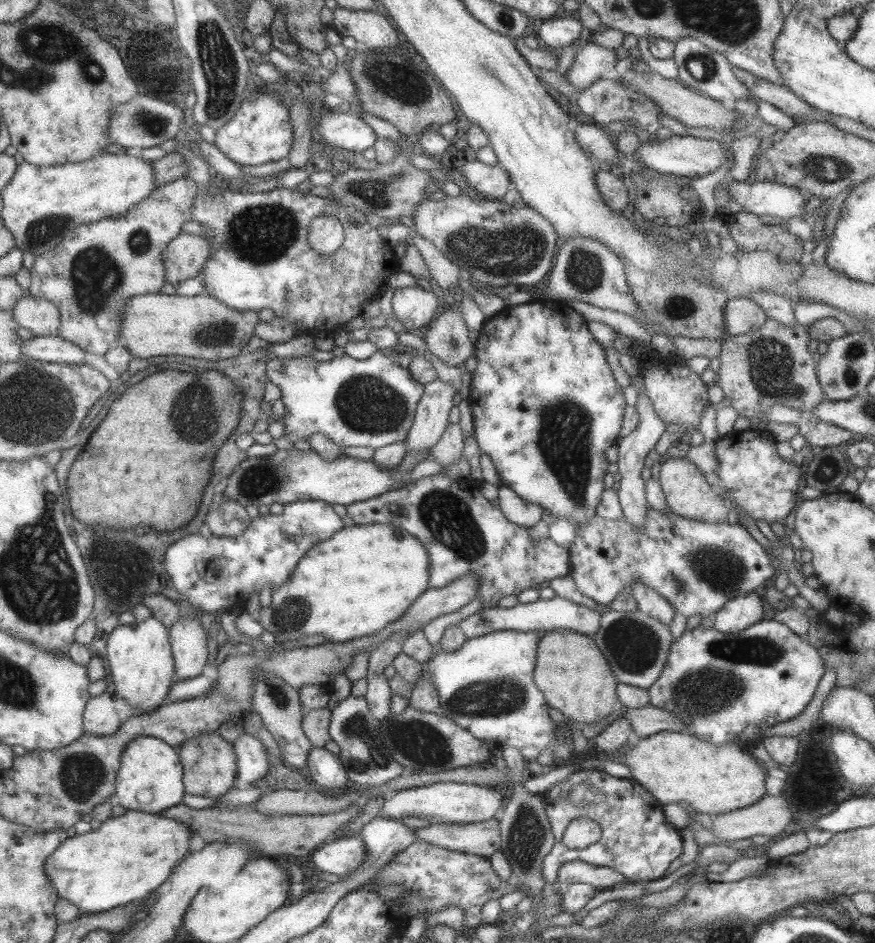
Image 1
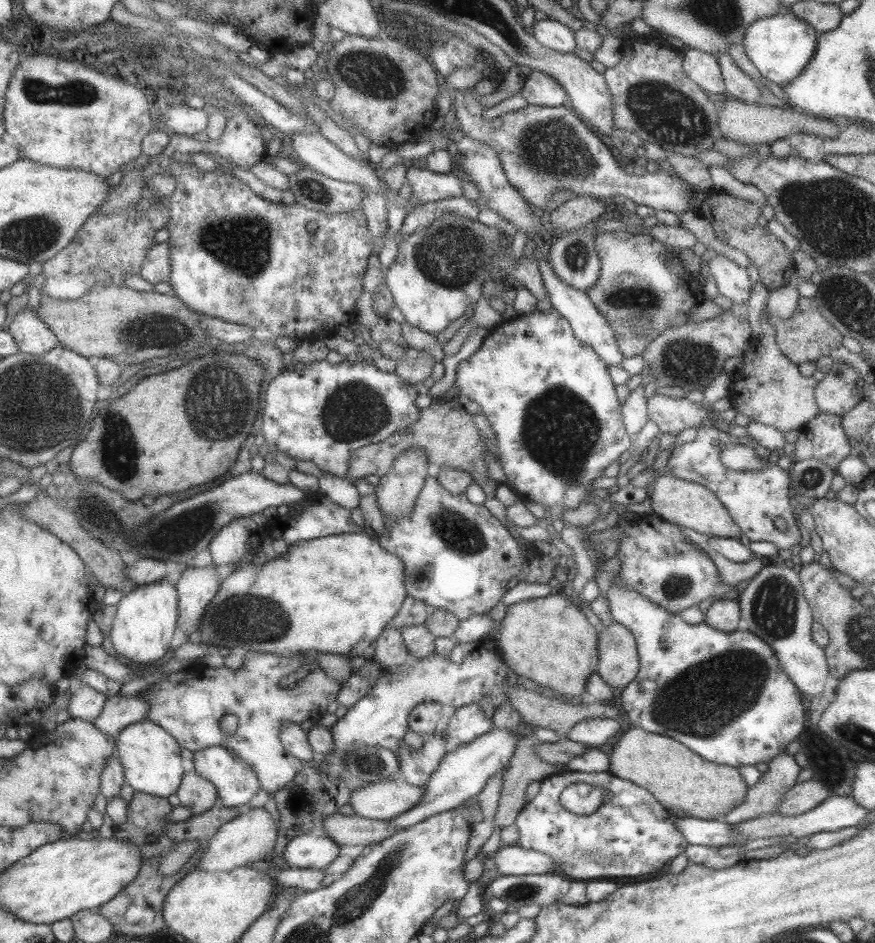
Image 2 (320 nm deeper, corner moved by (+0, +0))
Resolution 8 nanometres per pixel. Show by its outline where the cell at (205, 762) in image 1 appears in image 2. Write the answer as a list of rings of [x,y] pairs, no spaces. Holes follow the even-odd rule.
[[[193,770],[183,775],[175,796],[177,796],[180,806],[188,808],[190,814],[195,816],[215,805],[217,789]]]

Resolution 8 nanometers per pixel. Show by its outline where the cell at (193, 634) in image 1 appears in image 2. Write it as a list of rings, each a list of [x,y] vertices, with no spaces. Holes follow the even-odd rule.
[[[188,562],[173,585],[177,591],[178,616],[181,616],[181,622],[177,627],[189,638],[194,630],[197,630],[197,623],[203,609],[217,592],[220,579],[217,577],[213,564],[195,567]]]

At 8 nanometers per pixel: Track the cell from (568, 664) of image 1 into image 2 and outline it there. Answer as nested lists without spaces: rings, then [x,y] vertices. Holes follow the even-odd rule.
[[[560,590],[551,594],[519,601],[506,605],[506,611],[500,627],[497,629],[497,643],[502,653],[504,663],[519,677],[525,677],[560,695],[576,697],[584,695],[584,684],[593,671],[600,671],[601,663],[598,658],[599,627],[591,625],[583,612],[579,601],[575,597],[563,595]]]

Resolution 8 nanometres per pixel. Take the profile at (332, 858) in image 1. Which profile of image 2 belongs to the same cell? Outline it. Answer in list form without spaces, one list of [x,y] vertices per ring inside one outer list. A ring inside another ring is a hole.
[[[319,831],[295,834],[283,848],[283,860],[288,867],[321,869],[337,858],[339,846]]]

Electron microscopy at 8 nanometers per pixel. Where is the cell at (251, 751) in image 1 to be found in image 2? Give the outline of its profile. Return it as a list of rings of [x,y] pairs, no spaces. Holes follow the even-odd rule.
[[[221,746],[208,747],[193,753],[193,769],[201,778],[213,784],[217,789],[217,799],[225,808],[245,808],[251,797],[260,788],[253,770],[233,753],[233,750]]]

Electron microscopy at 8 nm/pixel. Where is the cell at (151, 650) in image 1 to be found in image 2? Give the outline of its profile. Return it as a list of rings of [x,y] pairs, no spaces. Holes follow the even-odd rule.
[[[163,578],[137,585],[131,592],[123,594],[116,604],[109,630],[111,644],[122,660],[148,665],[169,650],[169,640],[178,626],[177,618],[177,591],[173,582]]]

